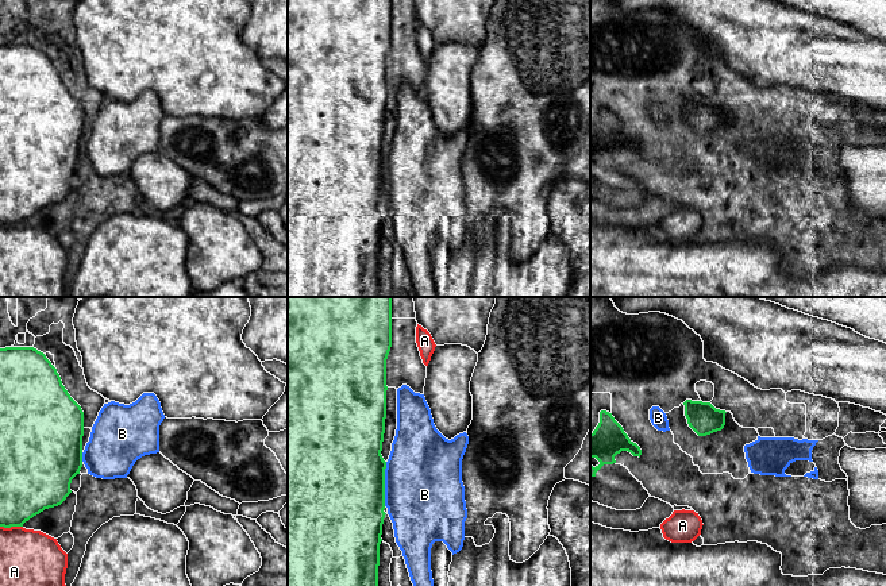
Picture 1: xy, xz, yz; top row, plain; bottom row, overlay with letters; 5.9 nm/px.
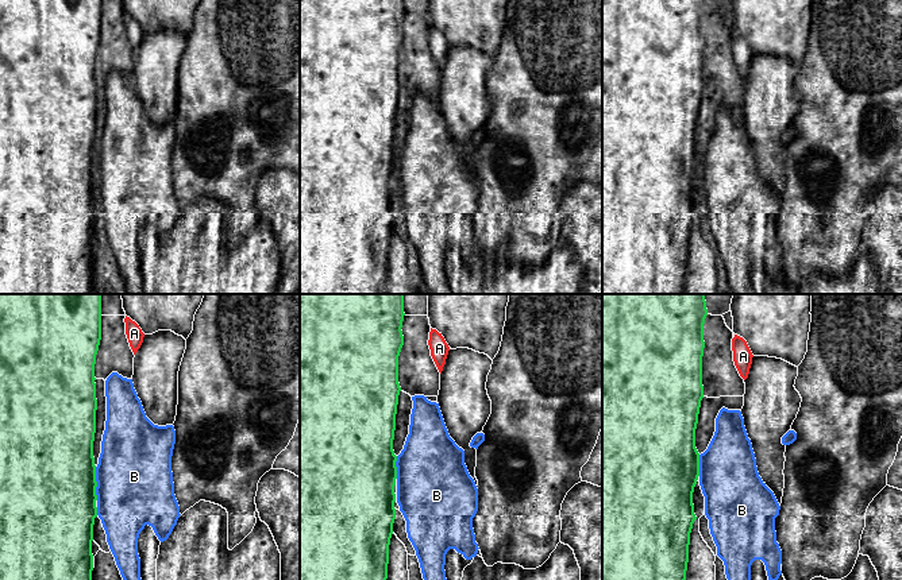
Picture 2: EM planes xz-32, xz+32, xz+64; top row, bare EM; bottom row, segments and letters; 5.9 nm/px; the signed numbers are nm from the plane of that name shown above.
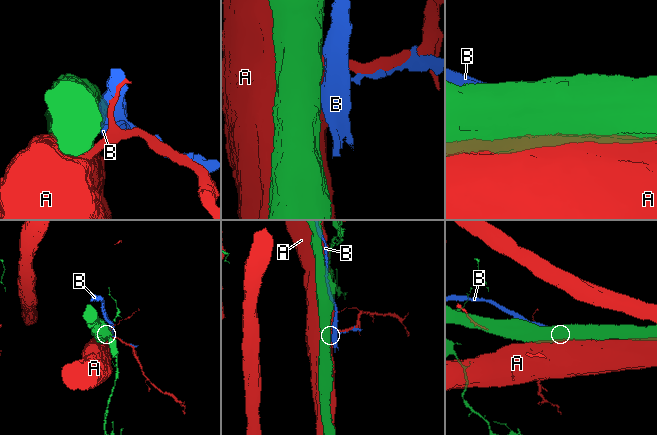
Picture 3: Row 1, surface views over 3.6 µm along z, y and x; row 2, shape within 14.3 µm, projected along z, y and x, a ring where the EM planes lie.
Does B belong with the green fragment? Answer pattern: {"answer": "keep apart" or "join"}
{"answer": "keep apart"}

